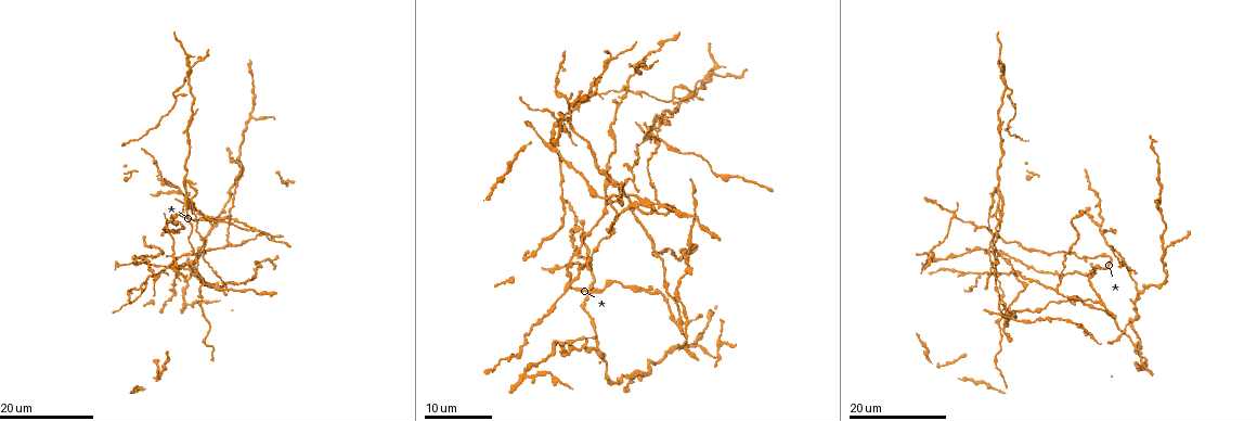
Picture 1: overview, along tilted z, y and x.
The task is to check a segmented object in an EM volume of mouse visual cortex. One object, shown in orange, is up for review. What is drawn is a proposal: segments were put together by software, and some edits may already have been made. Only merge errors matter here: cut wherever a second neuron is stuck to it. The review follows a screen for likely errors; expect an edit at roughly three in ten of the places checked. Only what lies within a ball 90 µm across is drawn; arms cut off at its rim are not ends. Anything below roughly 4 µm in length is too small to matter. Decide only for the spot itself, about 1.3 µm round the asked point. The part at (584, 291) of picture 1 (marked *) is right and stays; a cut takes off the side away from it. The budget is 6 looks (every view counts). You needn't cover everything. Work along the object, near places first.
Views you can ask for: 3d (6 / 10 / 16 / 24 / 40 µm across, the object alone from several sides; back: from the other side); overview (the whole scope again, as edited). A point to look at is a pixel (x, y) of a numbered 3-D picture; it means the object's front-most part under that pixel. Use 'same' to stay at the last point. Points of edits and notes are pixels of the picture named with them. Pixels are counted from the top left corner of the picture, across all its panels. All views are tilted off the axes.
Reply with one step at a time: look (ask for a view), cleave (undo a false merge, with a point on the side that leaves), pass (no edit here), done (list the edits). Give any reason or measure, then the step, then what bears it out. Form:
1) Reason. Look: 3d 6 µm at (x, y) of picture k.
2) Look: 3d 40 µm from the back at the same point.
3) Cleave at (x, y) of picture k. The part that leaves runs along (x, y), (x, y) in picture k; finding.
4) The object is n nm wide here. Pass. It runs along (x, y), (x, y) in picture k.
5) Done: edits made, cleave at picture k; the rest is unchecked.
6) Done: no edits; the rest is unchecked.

Three arms meet. Look: 3d 16 µm at (952, 215) of picture 1.

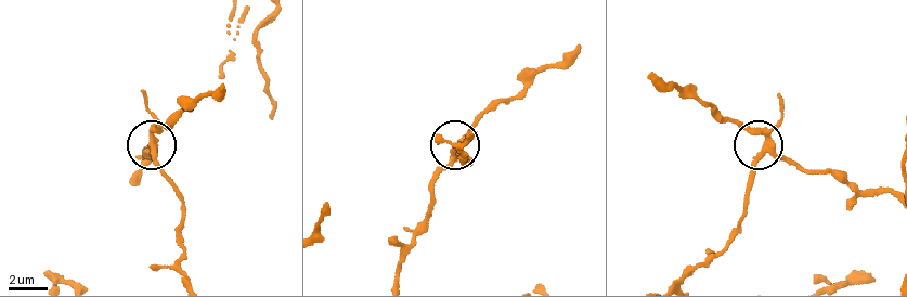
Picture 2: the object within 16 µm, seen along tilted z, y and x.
Look: 3d 6 µm at (152, 147) of picture 2.

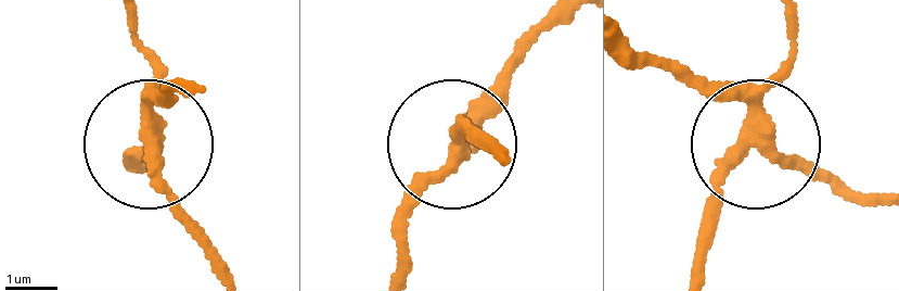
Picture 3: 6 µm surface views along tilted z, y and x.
From behind. Look: 3d 6 µm from the back at (745, 136) of picture 3.

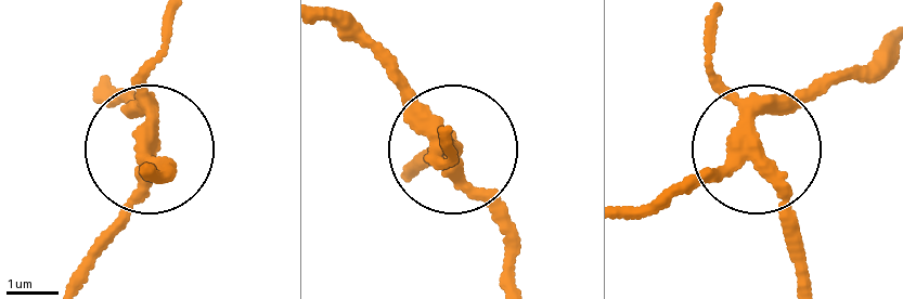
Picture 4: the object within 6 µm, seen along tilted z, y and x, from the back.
The side arm is 9 µm long. Cleave at (127, 211) of picture 4. The part that leaves runs along (147, 134), (133, 200), (82, 282) in picture 4; two neurons meet here.

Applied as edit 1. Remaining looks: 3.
Look: overview.

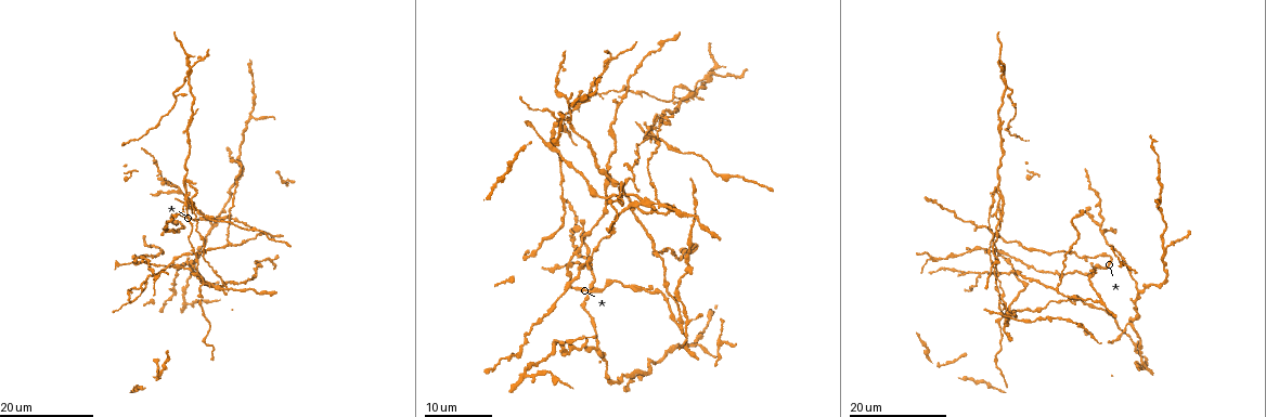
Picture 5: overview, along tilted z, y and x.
Thin arm on a thick one. Look: 3d 24 µm at (1130, 323) of picture 5.

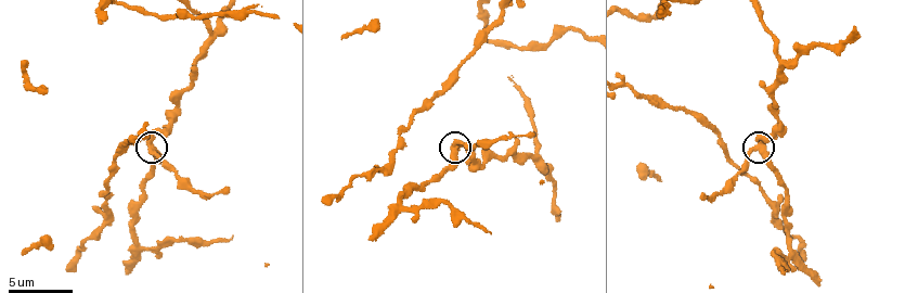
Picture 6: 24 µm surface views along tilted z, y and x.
Closer look. Look: 3d 10 µm at (754, 147) of picture 6.

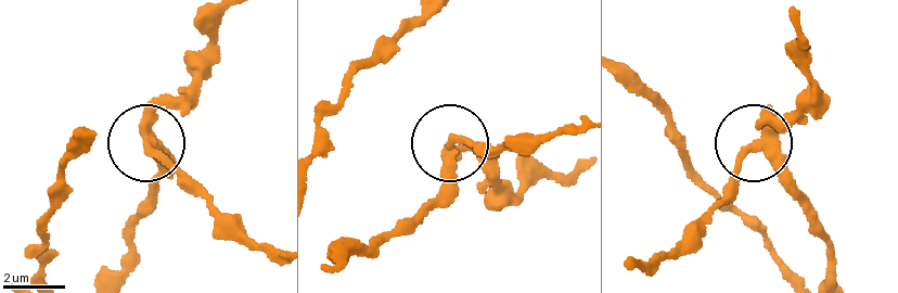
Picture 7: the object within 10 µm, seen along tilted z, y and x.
Cleave at (736, 175) of picture 7. The part that leaves runs along (755, 142), (701, 225), (652, 263), (633, 267) in picture 7; a second neuron is stuck on.

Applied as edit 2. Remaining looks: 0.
Done: edits made, cleave at picture 4, cleave at picture 7; the rest is unchecked.

